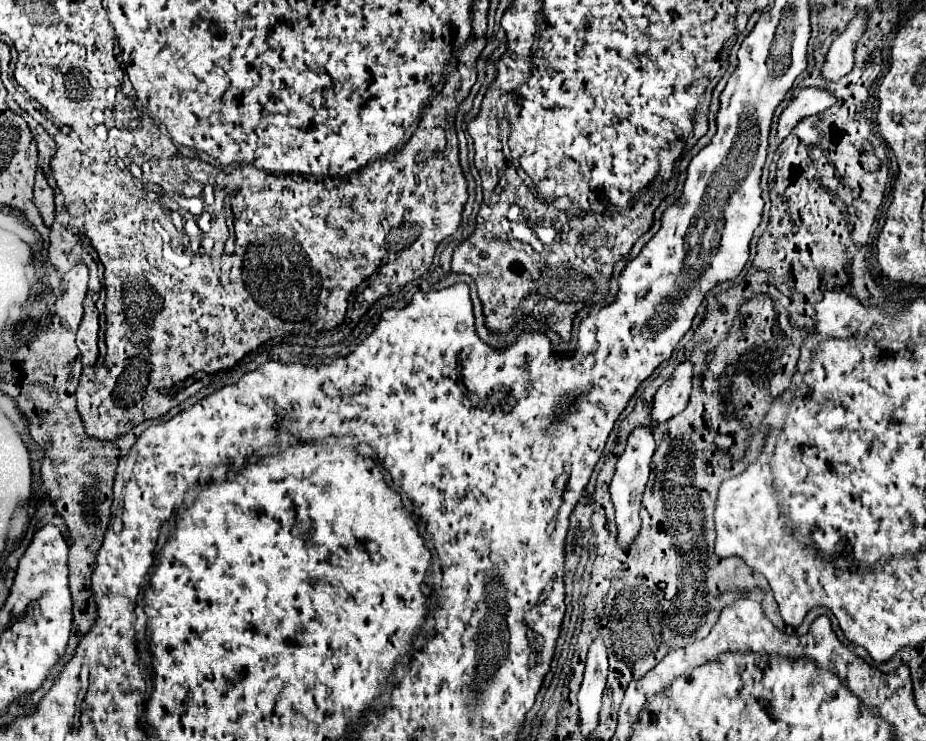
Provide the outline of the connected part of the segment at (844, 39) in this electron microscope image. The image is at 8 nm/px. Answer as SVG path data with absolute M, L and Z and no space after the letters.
M863 14L853 18L849 22L847 30L839 38L835 38L835 42L831 44L829 54L825 58L825 66L821 70L823 80L841 80L843 76L847 76L853 70L853 62L855 62L853 48L865 30L865 22L867 22L867 18Z

